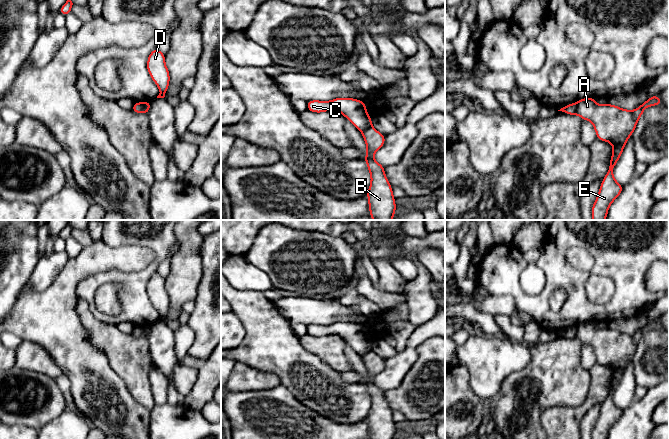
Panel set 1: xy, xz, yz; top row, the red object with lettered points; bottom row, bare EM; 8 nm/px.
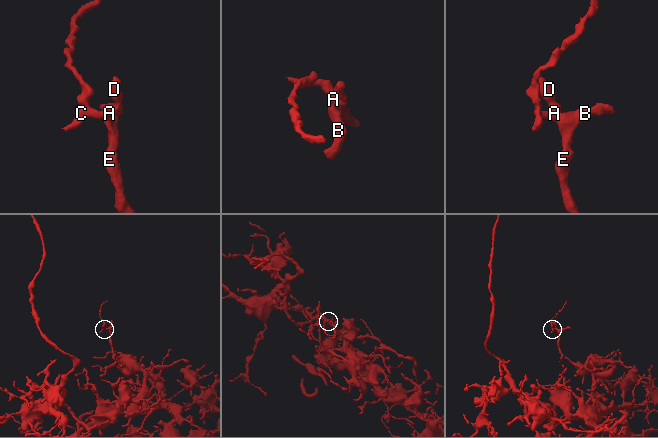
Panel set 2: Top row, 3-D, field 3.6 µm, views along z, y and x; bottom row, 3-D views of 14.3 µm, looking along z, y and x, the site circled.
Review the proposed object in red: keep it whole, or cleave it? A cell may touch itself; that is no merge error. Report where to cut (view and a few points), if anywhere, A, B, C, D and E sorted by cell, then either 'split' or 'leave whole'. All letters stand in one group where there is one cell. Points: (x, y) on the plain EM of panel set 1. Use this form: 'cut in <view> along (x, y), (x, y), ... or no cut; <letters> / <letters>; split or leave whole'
cut in xy along (141, 327), (143, 336); A B D E / C; split

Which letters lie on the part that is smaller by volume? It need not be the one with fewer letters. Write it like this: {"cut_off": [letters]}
{"cut_off": ["C"]}

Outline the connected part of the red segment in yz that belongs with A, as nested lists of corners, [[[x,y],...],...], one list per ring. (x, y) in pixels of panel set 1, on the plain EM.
[[[656,319],[651,320],[634,335],[621,333],[611,328],[597,329],[595,322],[587,321],[579,324],[577,327],[577,338],[583,344],[589,344],[593,347],[596,360],[601,365],[609,365],[613,369],[613,379],[609,385],[609,394],[601,406],[600,415],[592,430],[592,439],[607,439],[610,428],[621,418],[623,410],[615,405],[613,393],[621,381],[623,372],[637,349],[638,343],[643,338],[644,333],[654,329],[663,329],[663,325]]]

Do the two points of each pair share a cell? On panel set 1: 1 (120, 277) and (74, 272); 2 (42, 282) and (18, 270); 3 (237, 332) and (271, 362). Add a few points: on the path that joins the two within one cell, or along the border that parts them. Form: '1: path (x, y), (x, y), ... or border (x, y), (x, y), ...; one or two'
1: border (114, 270), (84, 277), (75, 291); two
2: border (39, 259), (20, 293); two
3: border (235, 315), (244, 328), (245, 336), (231, 350); two

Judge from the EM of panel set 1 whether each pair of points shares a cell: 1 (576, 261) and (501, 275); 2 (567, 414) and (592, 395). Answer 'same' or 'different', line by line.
1: different
2: same

